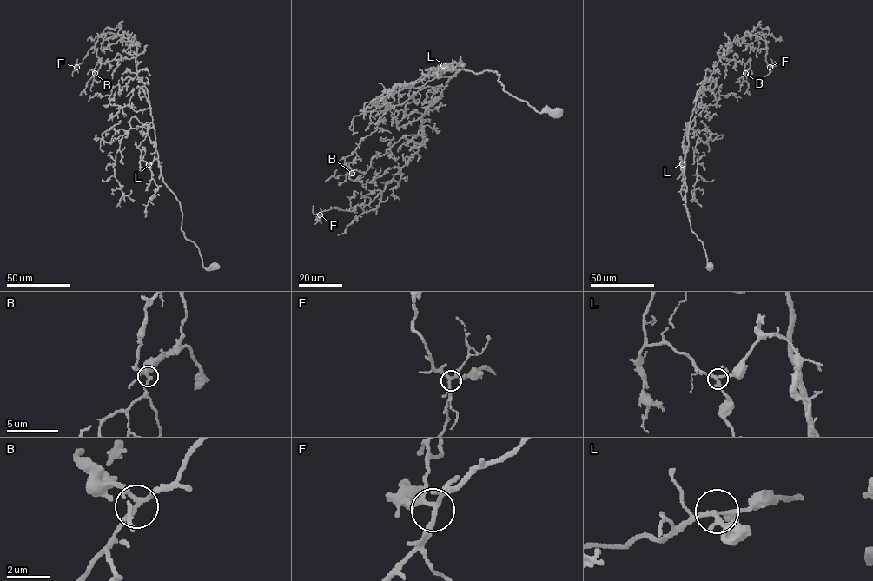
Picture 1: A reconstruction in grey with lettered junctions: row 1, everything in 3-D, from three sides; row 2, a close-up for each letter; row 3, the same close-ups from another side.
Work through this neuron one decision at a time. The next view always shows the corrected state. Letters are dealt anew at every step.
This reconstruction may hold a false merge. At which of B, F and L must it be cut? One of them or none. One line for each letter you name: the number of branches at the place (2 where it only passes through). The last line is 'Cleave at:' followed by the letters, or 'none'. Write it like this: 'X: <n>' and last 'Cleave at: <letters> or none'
Cleave at: none

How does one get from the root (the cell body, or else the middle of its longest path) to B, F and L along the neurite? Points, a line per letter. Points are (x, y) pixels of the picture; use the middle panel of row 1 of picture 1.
B: (556, 112), (510, 95), (496, 72), (459, 69), (417, 135), (351, 172)
F: (556, 112), (510, 95), (496, 72), (459, 69), (426, 109), (418, 150), (385, 189), (367, 205), (320, 214)
L: (556, 112), (538, 112), (510, 95), (496, 72), (459, 69), (452, 77), (425, 75), (429, 68), (443, 65)

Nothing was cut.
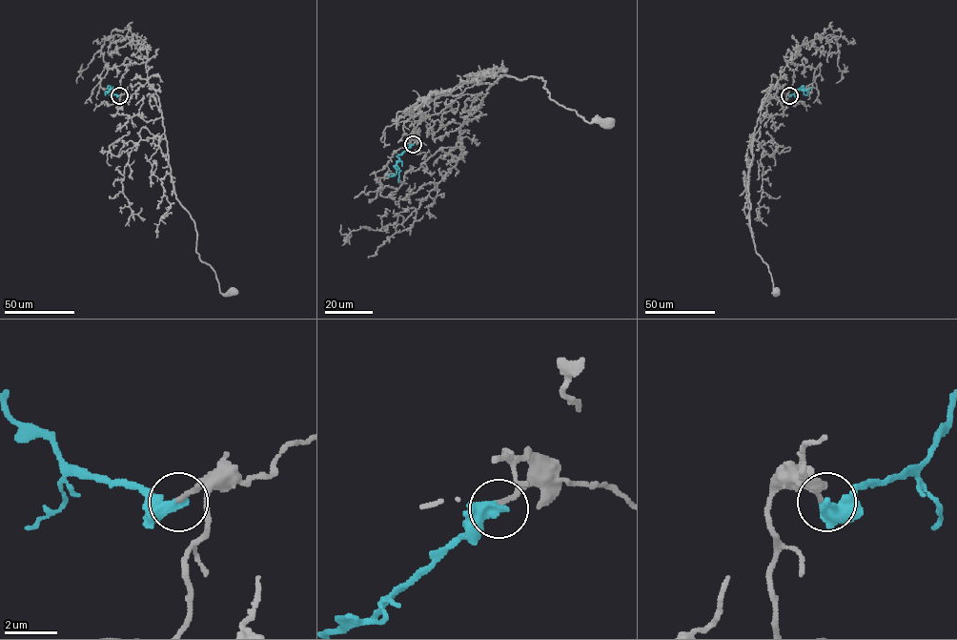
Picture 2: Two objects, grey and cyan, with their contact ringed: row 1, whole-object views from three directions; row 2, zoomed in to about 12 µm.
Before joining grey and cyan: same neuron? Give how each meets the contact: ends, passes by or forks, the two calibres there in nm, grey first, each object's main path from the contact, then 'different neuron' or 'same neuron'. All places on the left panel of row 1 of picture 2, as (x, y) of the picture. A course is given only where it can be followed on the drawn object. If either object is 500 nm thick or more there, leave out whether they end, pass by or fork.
grey ends; cyan ends; calibres 200 and 400 nm; course grey (119, 95), (119, 114), (162, 117), (173, 189), (194, 223), (196, 252), (214, 272), (220, 293), (234, 293); course cyan (119, 95), (109, 89), (106, 95); same neuron

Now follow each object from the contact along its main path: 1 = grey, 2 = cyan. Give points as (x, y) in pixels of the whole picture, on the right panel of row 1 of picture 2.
1: (788, 95), (783, 113), (758, 119), (748, 175), (755, 252), (767, 265), (776, 293)
2: (788, 95), (802, 89), (807, 91), (805, 95)

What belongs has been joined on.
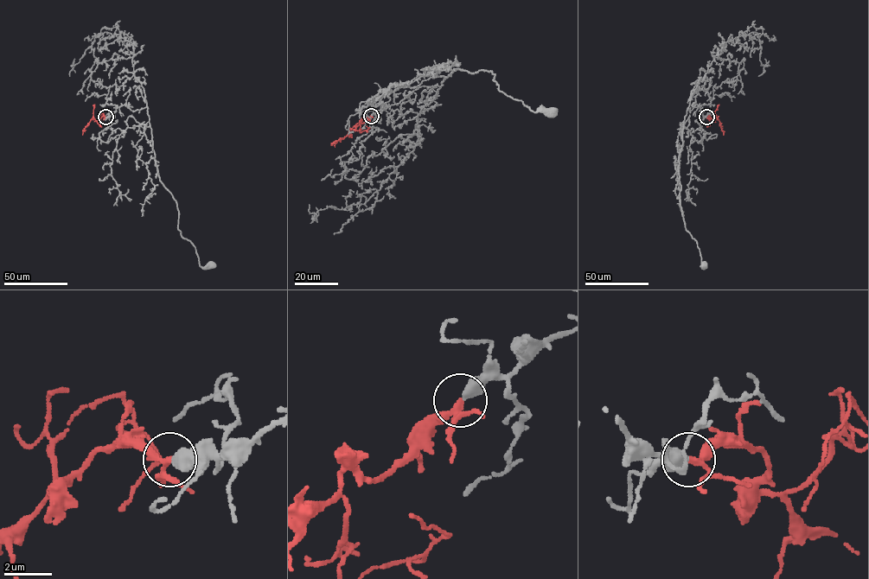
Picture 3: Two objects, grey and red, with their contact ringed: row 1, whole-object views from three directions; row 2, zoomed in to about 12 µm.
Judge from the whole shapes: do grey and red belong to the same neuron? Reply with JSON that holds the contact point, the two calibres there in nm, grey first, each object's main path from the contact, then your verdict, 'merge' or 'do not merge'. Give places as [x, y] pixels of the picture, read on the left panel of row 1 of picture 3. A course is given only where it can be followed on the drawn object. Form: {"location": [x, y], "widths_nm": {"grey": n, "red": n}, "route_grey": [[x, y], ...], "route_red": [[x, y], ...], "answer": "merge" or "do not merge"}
{"location": [105, 117], "widths_nm": {"grey": 480, "red": 220}, "route_grey": [[105, 117], [125, 104], [147, 107], [156, 171], [176, 203], [178, 229], [200, 266], [212, 266]], "route_red": [[105, 117], [97, 121], [92, 117], [82, 135]], "answer": "merge"}

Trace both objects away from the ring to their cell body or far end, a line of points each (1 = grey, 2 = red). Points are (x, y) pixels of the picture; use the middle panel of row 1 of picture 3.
1: (371, 116), (419, 87), (441, 85), (454, 69), (490, 71), (499, 91), (533, 111), (551, 111)
2: (370, 116), (354, 130), (351, 128), (343, 138), (331, 145)

